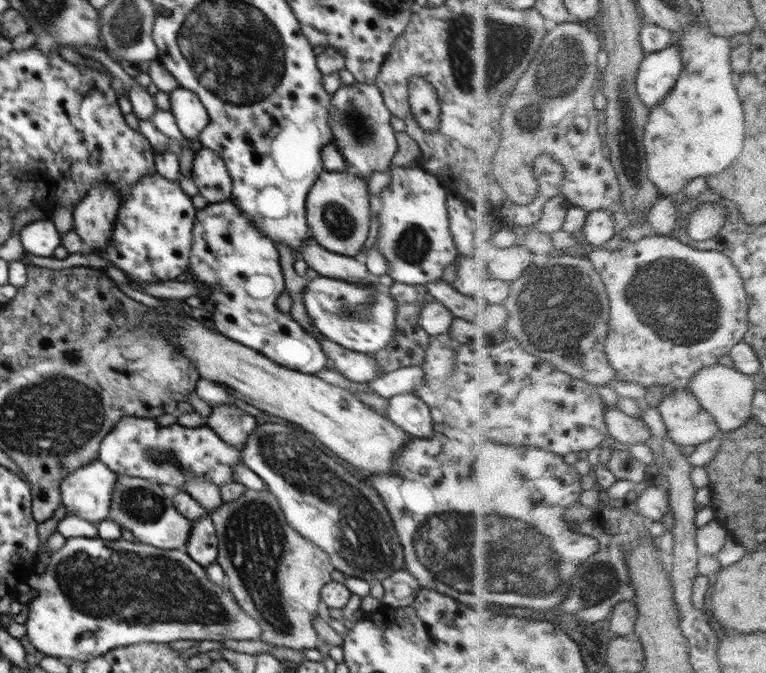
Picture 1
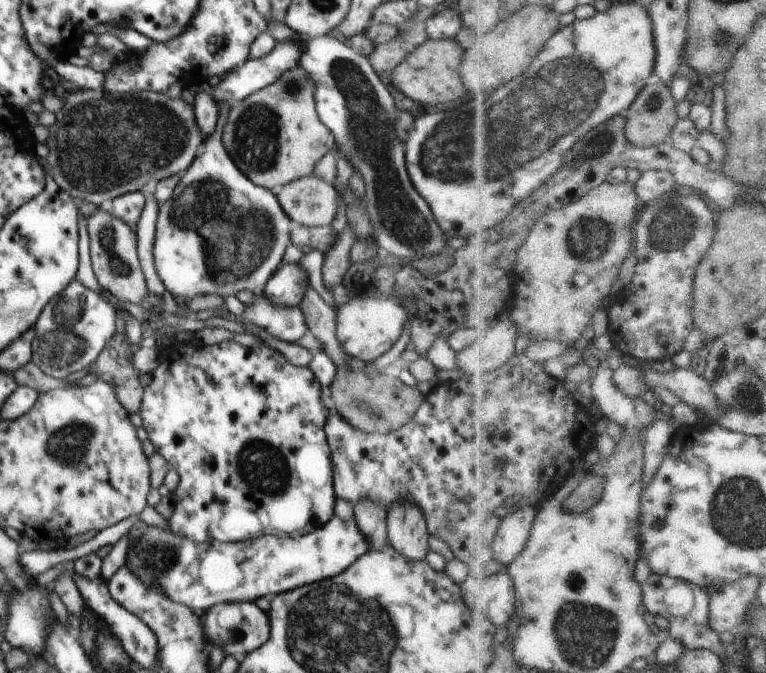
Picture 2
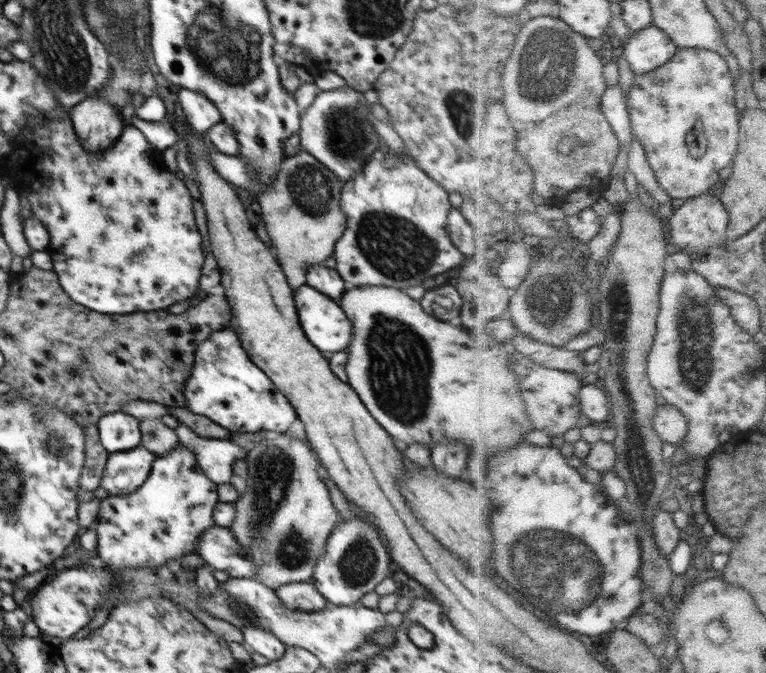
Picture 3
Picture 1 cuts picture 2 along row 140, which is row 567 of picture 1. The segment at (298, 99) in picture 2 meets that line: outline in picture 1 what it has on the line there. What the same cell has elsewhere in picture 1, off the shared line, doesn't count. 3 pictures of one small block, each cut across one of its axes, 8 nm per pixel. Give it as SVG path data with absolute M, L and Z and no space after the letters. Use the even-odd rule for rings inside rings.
M267 487L262 492L248 488L240 498L223 502L210 515L218 539L216 562L226 573L228 589L234 595L236 602L250 616L258 619L261 628L258 639L272 646L284 646L303 652L309 648L317 648L322 641L312 625L312 620L318 615L322 587L332 581L330 572L334 568L328 553L300 536L288 524L280 503Z

